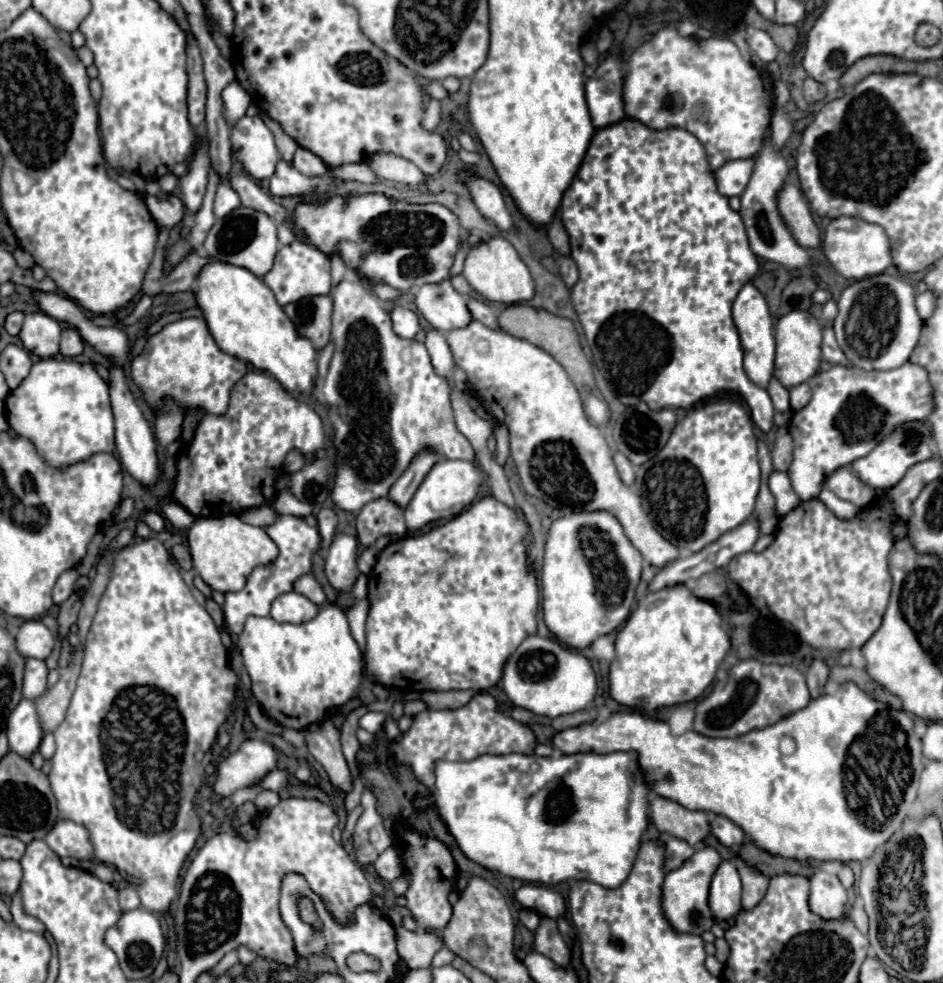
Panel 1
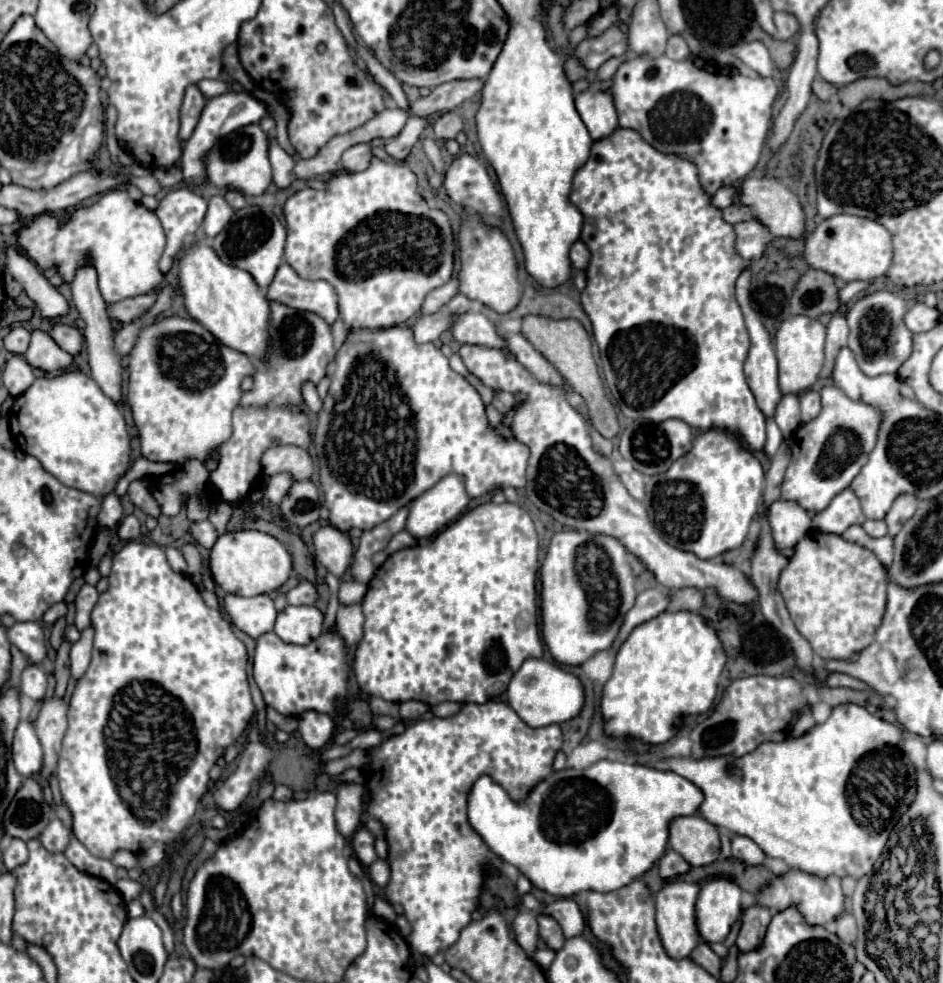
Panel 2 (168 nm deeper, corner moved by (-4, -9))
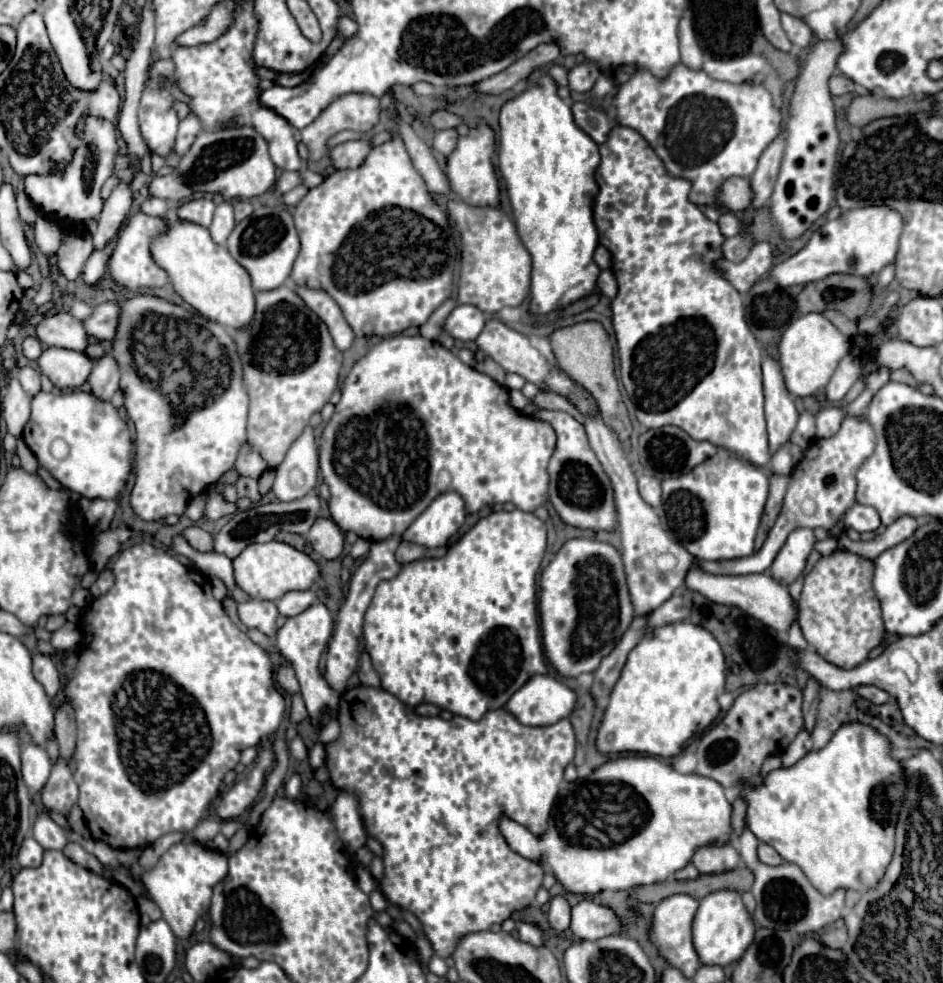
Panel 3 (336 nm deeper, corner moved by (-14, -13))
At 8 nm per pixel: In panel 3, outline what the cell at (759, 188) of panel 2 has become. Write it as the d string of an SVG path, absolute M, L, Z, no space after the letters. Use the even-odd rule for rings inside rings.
M730 178L718 194L718 204L732 212L746 212L750 206L750 182L746 178Z

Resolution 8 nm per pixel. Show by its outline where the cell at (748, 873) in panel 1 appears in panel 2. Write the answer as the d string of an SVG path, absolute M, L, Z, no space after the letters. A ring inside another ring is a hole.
M750 906L746 908L742 916L742 928L736 938L738 952L752 952L758 950L764 942L764 934L768 930L768 924L772 920L770 910L764 910L762 906Z

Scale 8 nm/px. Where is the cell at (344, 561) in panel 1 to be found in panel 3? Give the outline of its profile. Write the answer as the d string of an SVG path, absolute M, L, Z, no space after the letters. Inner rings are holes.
M318 518L314 522L314 526L310 528L308 538L310 538L312 550L316 554L320 554L322 558L336 560L336 558L342 556L342 550L344 550L344 534L342 534L342 530L332 520Z

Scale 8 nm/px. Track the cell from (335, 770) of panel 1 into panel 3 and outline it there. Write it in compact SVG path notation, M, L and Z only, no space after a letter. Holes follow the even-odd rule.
M316 602L308 610L304 610L302 614L298 614L294 618L286 618L284 626L278 630L278 636L276 636L276 648L280 650L280 654L286 660L292 662L292 666L296 670L298 682L302 686L302 698L304 698L308 716L310 716L314 726L320 726L320 720L322 720L324 708L326 708L326 700L340 700L340 692L330 688L318 670L318 664L320 664L320 658L326 650L332 626L334 626L334 620L332 620L330 610L322 602Z

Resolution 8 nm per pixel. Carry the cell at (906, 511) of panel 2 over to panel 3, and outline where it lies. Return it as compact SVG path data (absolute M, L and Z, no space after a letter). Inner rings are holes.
M902 516L902 518L898 518L894 524L886 526L884 534L876 536L876 538L870 540L870 542L862 542L862 540L854 542L854 540L850 540L848 536L840 536L838 548L848 550L848 552L854 552L854 554L862 554L864 558L874 560L874 558L876 558L878 554L882 554L884 550L888 550L888 548L892 548L892 546L904 542L906 538L910 538L916 528L918 528L916 518Z

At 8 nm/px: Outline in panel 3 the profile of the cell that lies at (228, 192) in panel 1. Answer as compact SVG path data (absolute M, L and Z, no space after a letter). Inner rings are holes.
M222 202L216 206L216 212L214 212L214 220L210 224L210 236L216 244L224 244L226 238L230 236L230 232L234 230L236 226L236 220L234 220L234 208L230 202Z

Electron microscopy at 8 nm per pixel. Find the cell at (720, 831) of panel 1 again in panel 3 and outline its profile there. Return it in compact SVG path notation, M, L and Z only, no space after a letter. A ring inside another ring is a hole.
M764 842L758 846L758 860L764 862L764 864L770 864L770 866L778 866L778 864L784 862L782 856L772 846L768 846Z

